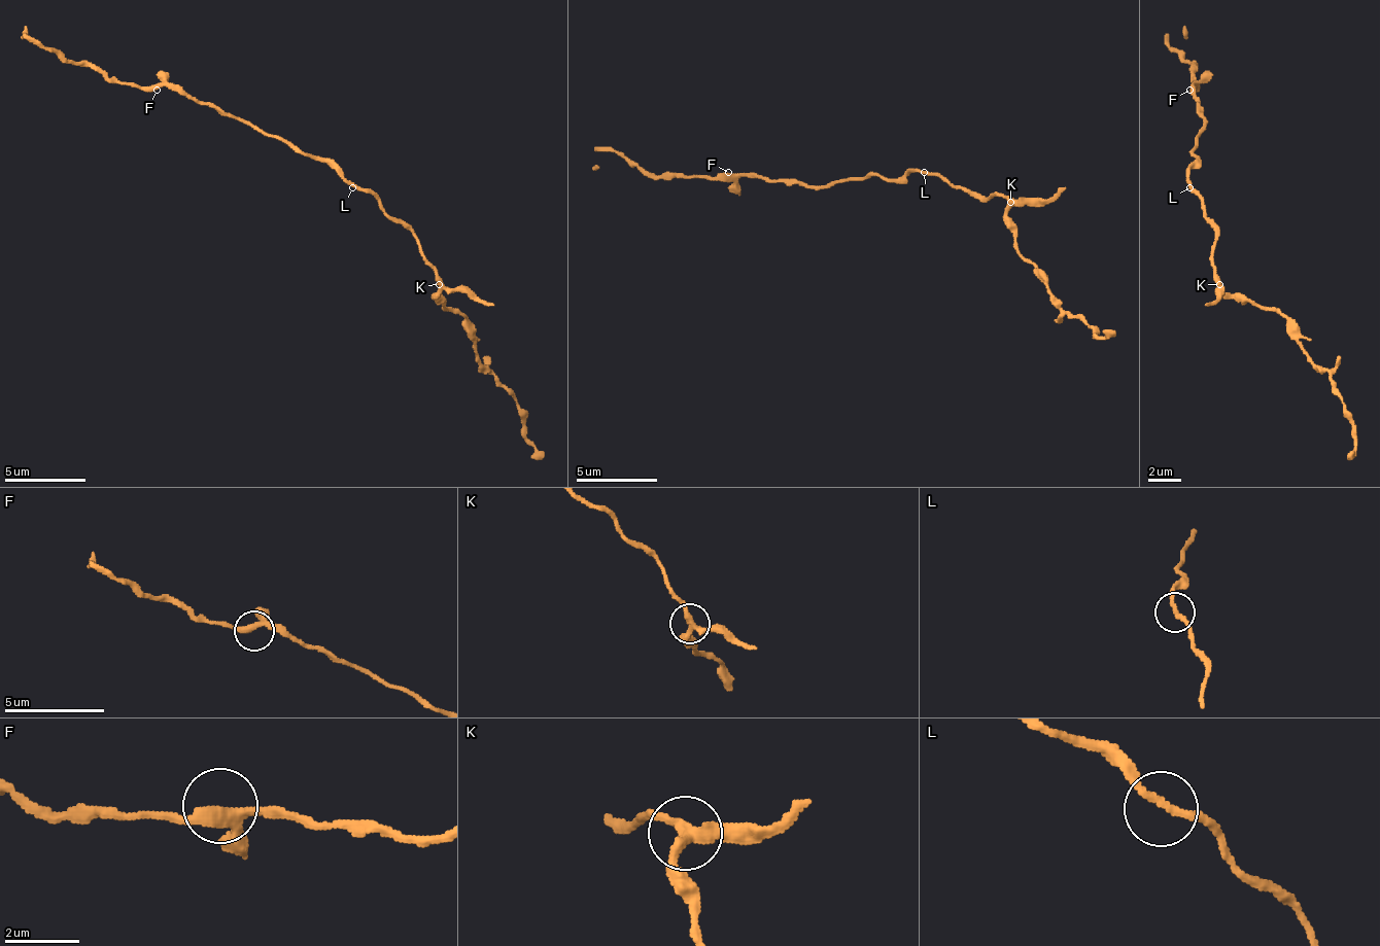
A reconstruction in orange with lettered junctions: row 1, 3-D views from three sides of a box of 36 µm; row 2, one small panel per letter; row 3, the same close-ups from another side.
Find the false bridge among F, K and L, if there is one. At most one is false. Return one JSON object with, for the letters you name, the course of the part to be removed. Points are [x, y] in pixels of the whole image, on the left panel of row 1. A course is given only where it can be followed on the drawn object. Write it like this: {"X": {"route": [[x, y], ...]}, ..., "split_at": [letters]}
{"K": {"route": [[438, 285], [435, 293], [450, 306], [495, 375], [516, 399], [524, 428], [540, 460]]}, "split_at": ["K"]}

